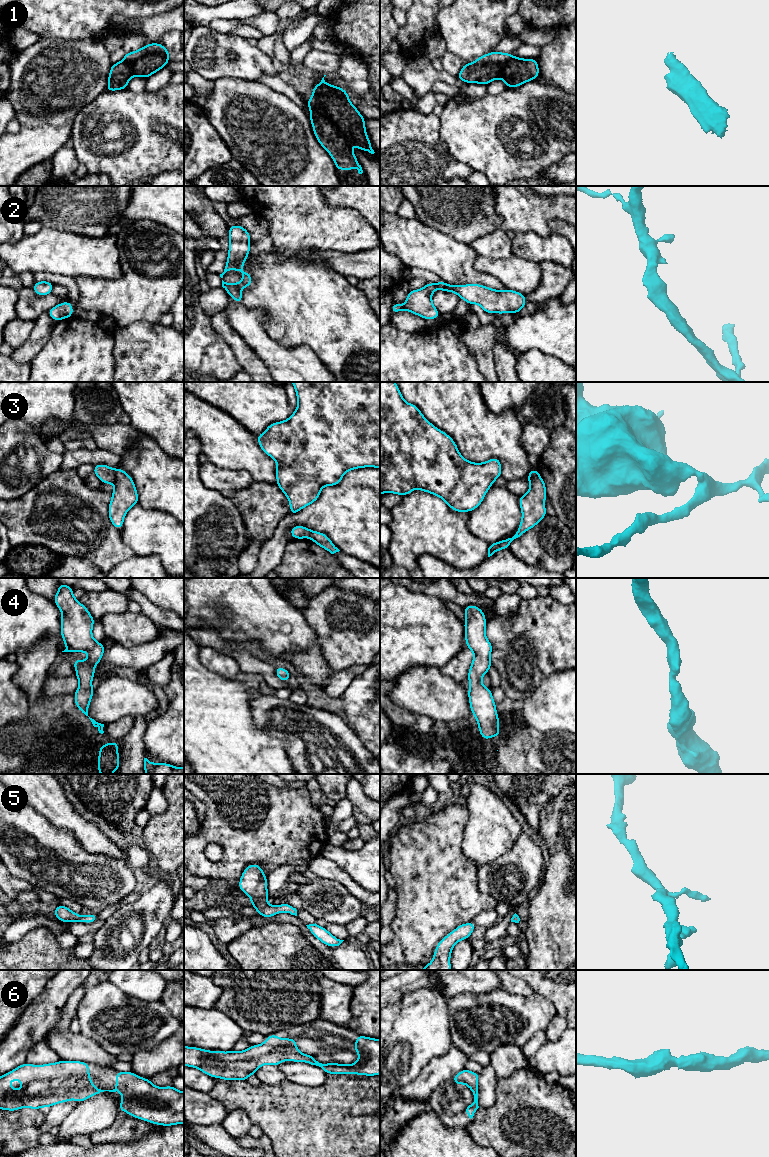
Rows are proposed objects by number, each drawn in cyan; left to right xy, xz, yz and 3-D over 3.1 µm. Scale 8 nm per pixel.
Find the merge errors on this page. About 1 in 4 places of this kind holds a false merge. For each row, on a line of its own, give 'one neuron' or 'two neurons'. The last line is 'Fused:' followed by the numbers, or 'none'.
1: two neurons
2: one neuron
3: two neurons
4: one neuron
5: one neuron
6: one neuron
Fused: 1, 3

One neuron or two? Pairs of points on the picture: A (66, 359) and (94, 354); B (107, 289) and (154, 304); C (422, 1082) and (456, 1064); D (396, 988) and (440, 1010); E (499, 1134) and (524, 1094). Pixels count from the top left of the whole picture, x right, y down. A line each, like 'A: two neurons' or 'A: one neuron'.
A: one neuron
B: one neuron
C: one neuron
D: two neurons
E: one neuron

